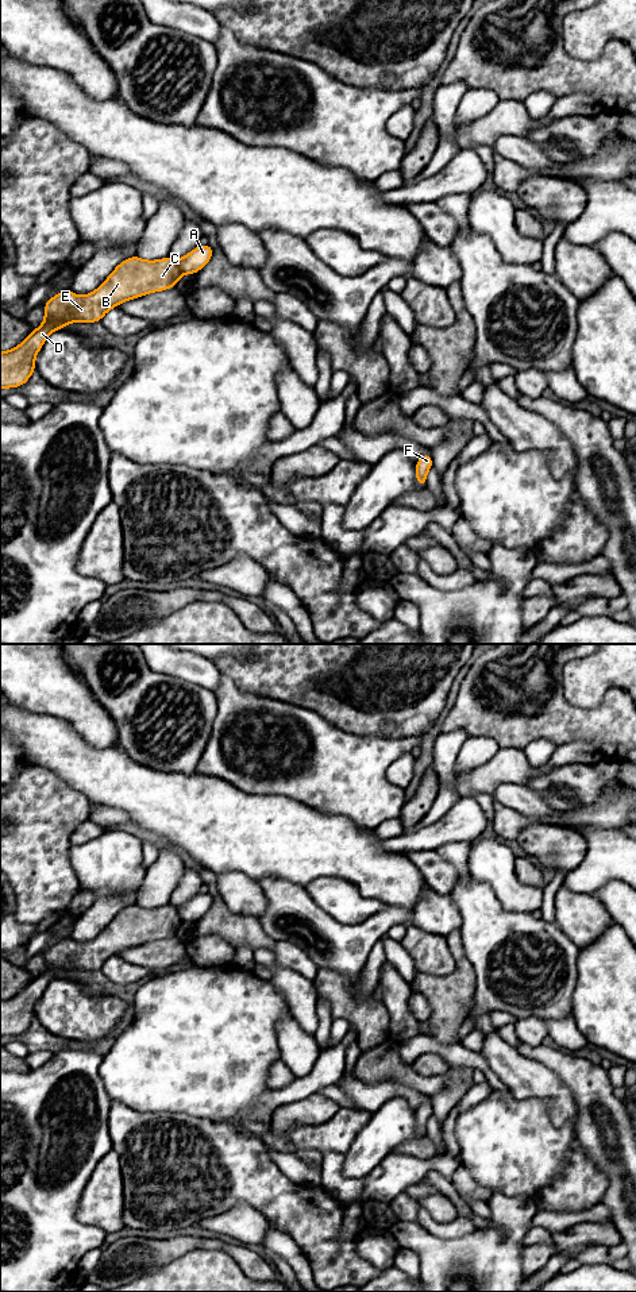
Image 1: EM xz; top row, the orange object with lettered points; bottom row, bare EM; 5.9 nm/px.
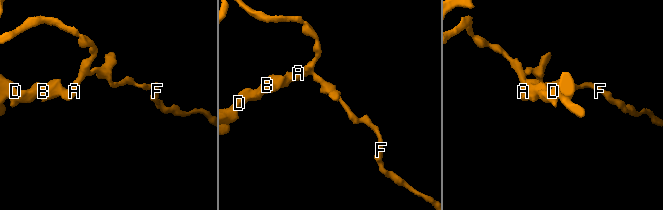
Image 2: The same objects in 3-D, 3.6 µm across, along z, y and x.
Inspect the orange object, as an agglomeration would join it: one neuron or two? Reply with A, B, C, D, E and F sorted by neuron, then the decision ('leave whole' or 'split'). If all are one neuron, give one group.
groups A F / B C D E; split

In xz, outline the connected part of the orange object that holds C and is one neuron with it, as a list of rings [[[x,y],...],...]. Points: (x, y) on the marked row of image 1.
[[[134,255],[119,263],[93,293],[77,296],[72,290],[65,290],[55,294],[43,306],[45,320],[42,325],[34,328],[31,335],[16,348],[0,352],[0,389],[19,387],[30,379],[35,371],[35,356],[51,332],[74,321],[99,323],[109,309],[124,301],[176,288],[181,275],[177,261],[170,255],[157,261],[144,261]]]

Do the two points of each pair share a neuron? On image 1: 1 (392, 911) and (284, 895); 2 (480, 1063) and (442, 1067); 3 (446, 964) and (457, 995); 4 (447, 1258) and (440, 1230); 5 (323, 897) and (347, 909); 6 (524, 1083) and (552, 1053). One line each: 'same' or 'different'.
1: same
2: different
3: different
4: different
5: same
6: different

